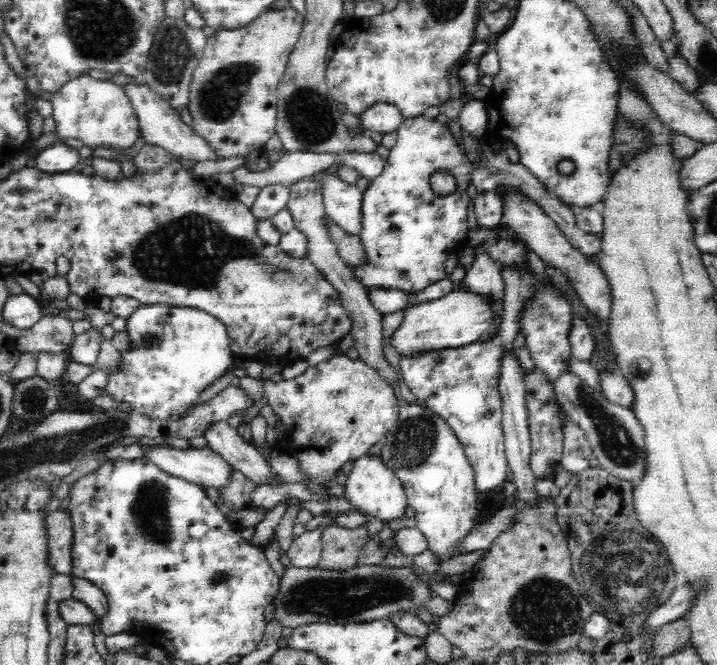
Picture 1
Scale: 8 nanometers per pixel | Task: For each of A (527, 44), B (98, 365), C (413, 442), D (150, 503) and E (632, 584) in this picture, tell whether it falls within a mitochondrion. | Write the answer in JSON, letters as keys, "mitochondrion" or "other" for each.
{"A":"other","B":"other","C":"mitochondrion","D":"mitochondrion","E":"mitochondrion"}

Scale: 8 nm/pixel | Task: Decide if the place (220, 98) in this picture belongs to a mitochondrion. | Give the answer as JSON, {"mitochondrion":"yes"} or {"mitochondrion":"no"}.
{"mitochondrion":"yes"}

